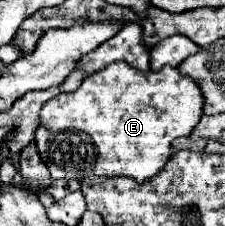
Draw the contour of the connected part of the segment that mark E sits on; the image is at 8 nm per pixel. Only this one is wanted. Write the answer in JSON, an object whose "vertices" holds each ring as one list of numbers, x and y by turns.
{"vertices":[[114,62,102,72,84,78,78,90,60,94,40,110,40,126,36,130,36,148,48,166,52,180,84,180,88,176,132,176,138,182,158,174,170,160,170,144,174,138,190,136,202,118,202,94,198,84,182,76,178,68,162,68,158,72,140,72,126,62]]}

